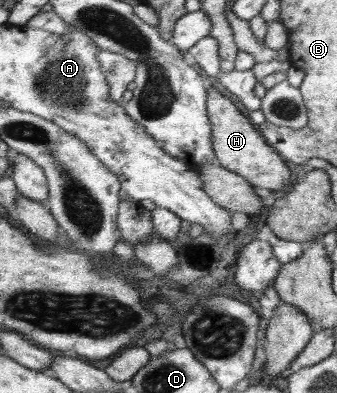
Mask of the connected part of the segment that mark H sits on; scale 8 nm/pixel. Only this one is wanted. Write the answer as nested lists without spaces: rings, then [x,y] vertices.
[[[213,86],[207,90],[206,109],[212,125],[212,147],[216,160],[222,167],[241,175],[252,187],[280,191],[291,184],[290,169],[283,157],[266,143],[249,118]]]

